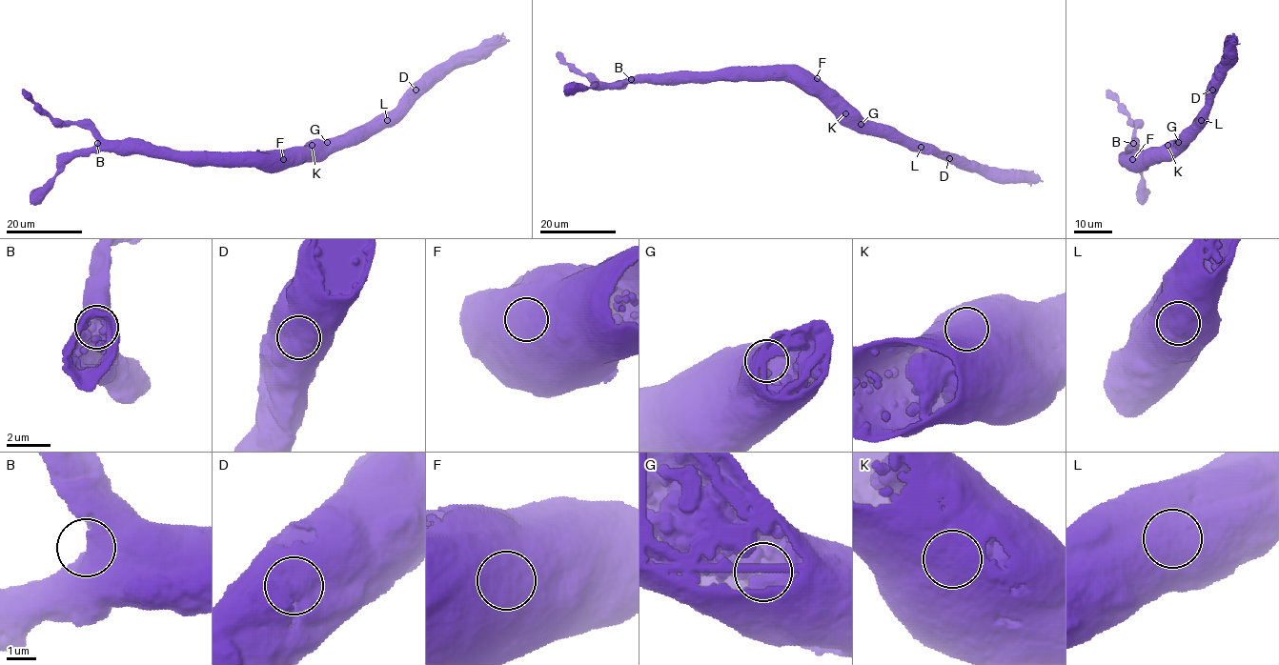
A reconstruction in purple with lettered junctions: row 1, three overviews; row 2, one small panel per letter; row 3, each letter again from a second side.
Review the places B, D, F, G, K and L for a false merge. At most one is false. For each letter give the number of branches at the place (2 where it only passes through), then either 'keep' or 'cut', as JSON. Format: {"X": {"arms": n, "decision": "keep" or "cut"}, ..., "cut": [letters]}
{"B": {"arms": 1, "decision": "keep"}, "D": {"arms": 1, "decision": "keep"}, "F": {"arms": 1, "decision": "keep"}, "G": {"arms": 1, "decision": "keep"}, "K": {"arms": 1, "decision": "keep"}, "L": {"arms": 2, "decision": "keep"}, "cut": []}

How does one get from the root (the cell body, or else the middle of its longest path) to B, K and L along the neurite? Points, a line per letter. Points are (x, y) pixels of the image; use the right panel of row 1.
B: (1147, 152), (1130, 154), (1129, 143), (1133, 143)
K: (1147, 152), (1152, 148), (1167, 145)
L: (1147, 152), (1153, 147), (1170, 147), (1201, 120)

